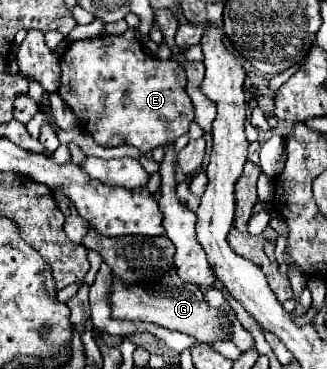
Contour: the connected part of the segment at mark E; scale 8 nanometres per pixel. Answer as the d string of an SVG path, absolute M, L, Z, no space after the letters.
M132 29L122 35L98 35L84 41L74 41L64 51L60 67L62 67L62 81L58 93L78 117L82 129L88 131L98 145L102 147L132 145L142 153L148 153L154 147L172 143L182 133L188 133L194 113L186 111L194 111L194 107L184 91L186 75L182 67L176 61L162 61L148 55L142 43L134 37Z

